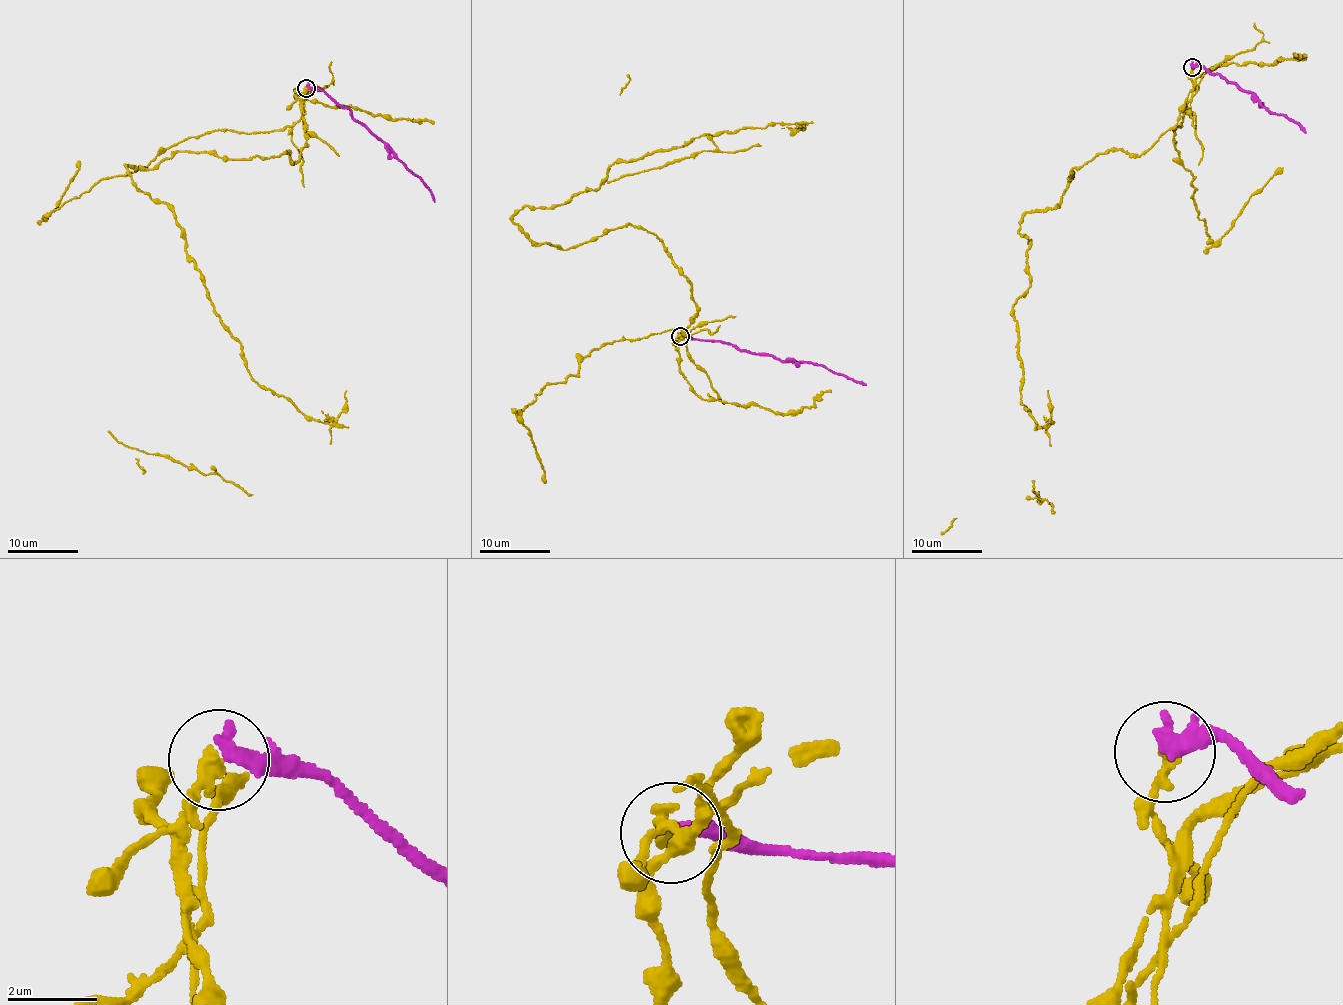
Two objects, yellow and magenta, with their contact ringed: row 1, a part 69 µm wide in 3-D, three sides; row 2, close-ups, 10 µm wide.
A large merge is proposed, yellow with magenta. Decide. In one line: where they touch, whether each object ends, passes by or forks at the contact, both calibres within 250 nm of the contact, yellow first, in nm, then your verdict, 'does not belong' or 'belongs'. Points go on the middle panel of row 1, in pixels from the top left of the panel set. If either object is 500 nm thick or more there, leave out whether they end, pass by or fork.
(680, 336) | yellow ends | magenta ends | 280/380 nm | does not belong

